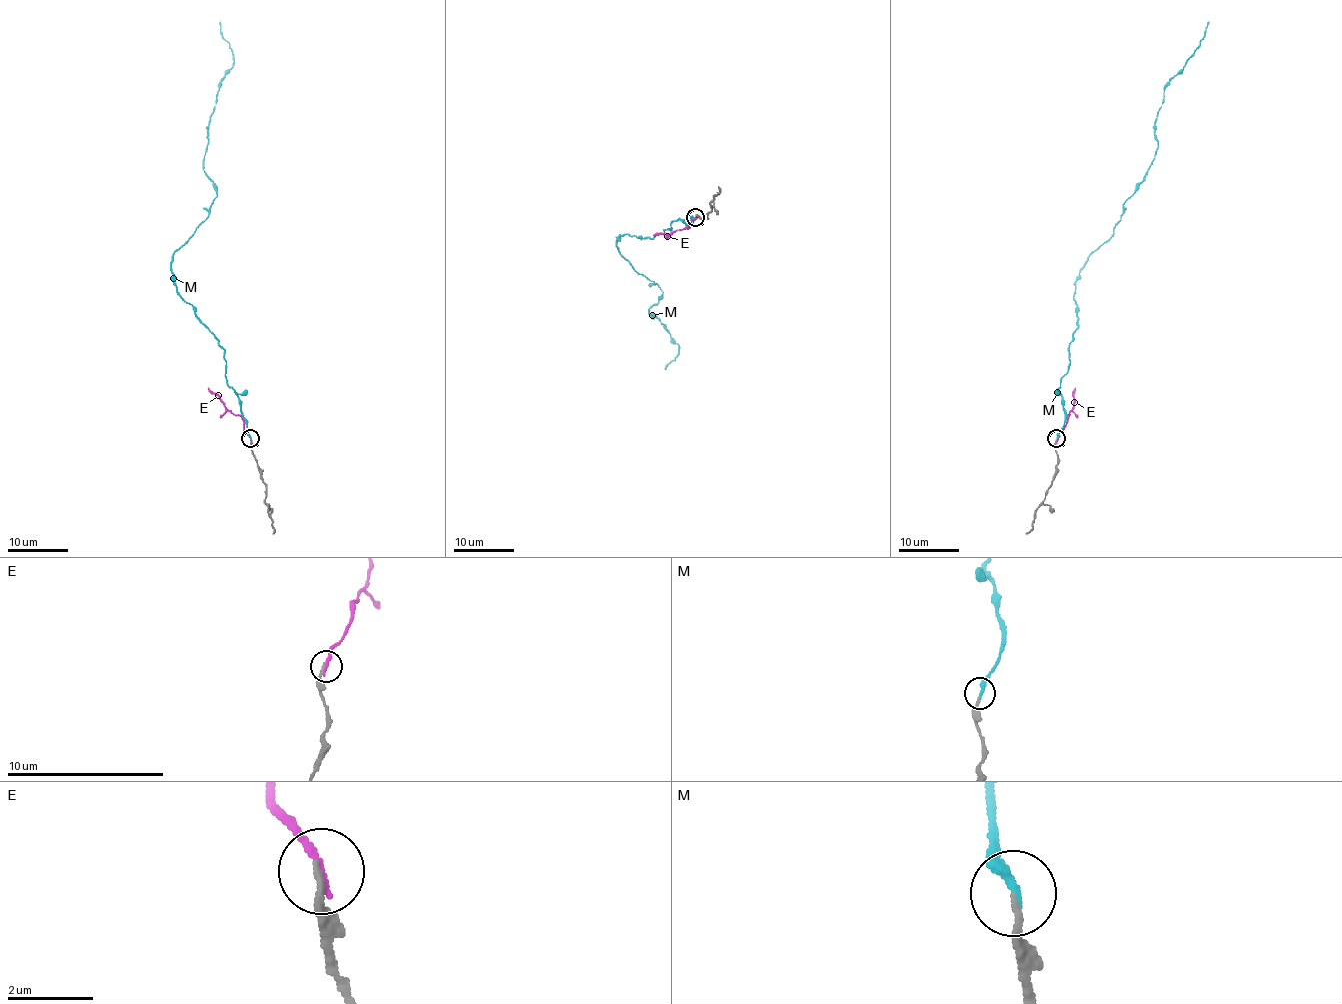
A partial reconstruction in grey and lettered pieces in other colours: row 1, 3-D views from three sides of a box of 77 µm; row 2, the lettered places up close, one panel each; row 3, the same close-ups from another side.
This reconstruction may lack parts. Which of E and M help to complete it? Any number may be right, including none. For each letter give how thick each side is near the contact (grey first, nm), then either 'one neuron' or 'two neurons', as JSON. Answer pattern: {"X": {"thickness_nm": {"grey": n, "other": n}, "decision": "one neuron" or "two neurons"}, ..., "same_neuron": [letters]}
{"E": {"thickness_nm": {"grey": 160, "other": 190}, "decision": "two neurons"}, "M": {"thickness_nm": {"grey": 130, "other": 240}, "decision": "one neuron"}, "same_neuron": ["M"]}

